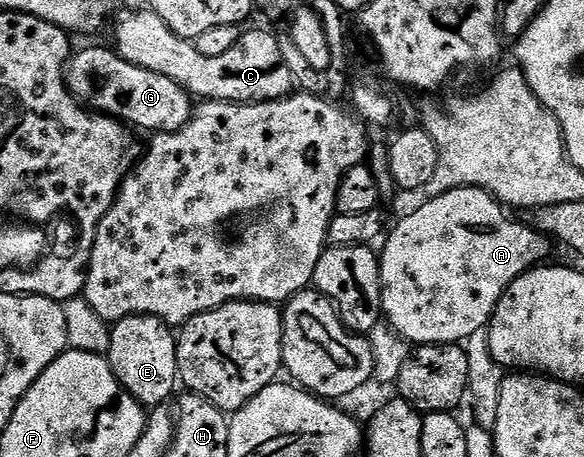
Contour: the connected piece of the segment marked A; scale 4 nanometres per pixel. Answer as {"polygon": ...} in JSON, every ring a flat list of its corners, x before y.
{"polygon":[[475,187,452,189,443,195,431,197,422,200,422,202,422,205,414,213,407,214,394,227,393,234,391,234,391,229,388,236,384,238,383,246,385,245,385,250,380,250,379,253,379,260,381,262,381,312,389,328,402,340,412,343,414,346,456,345,458,343,464,343,479,328,488,326,489,320,493,317,495,307,503,295,503,291,507,291,507,287,511,287,511,283,515,279,519,279,519,275,523,275,529,269,538,268,548,258,545,256,549,253,551,241,545,234,537,232,532,224,526,223,526,225,520,225,519,222,512,221,508,217,510,214,507,212,506,206,502,205,497,198,492,197,485,189,476,189]]}

